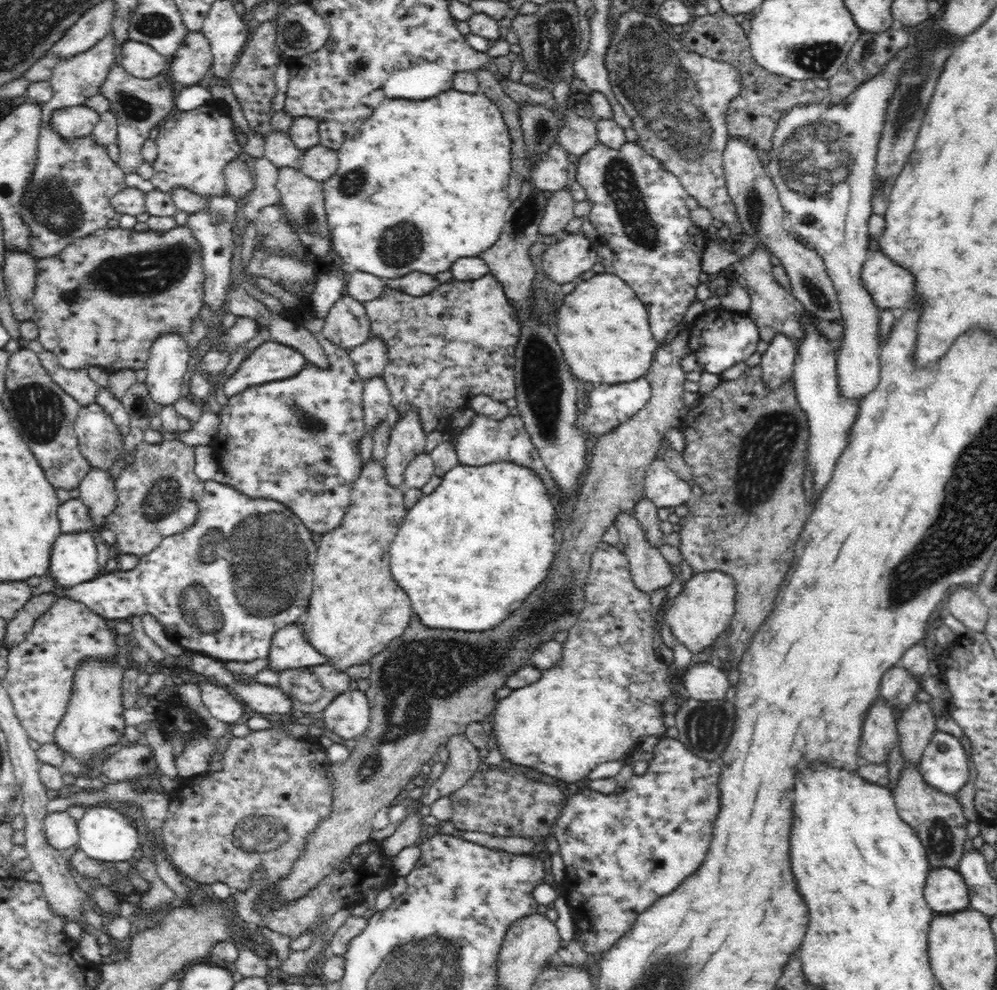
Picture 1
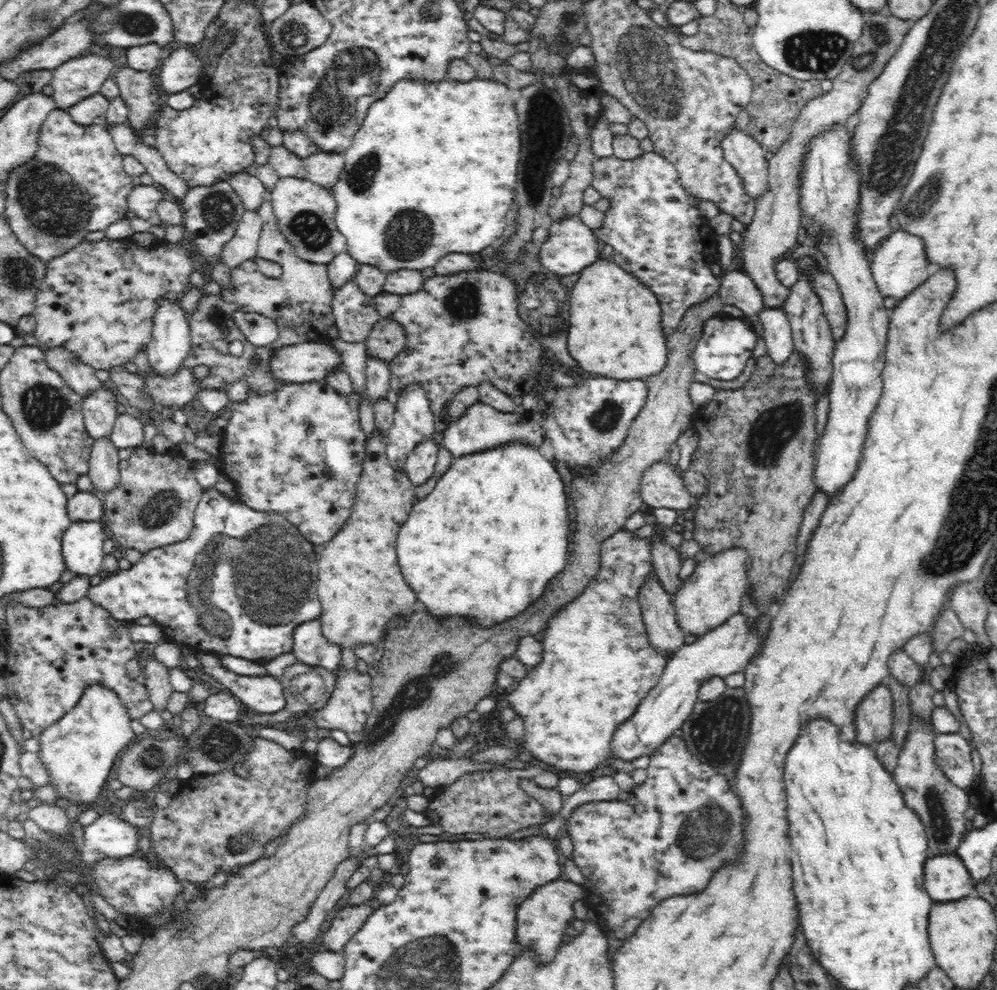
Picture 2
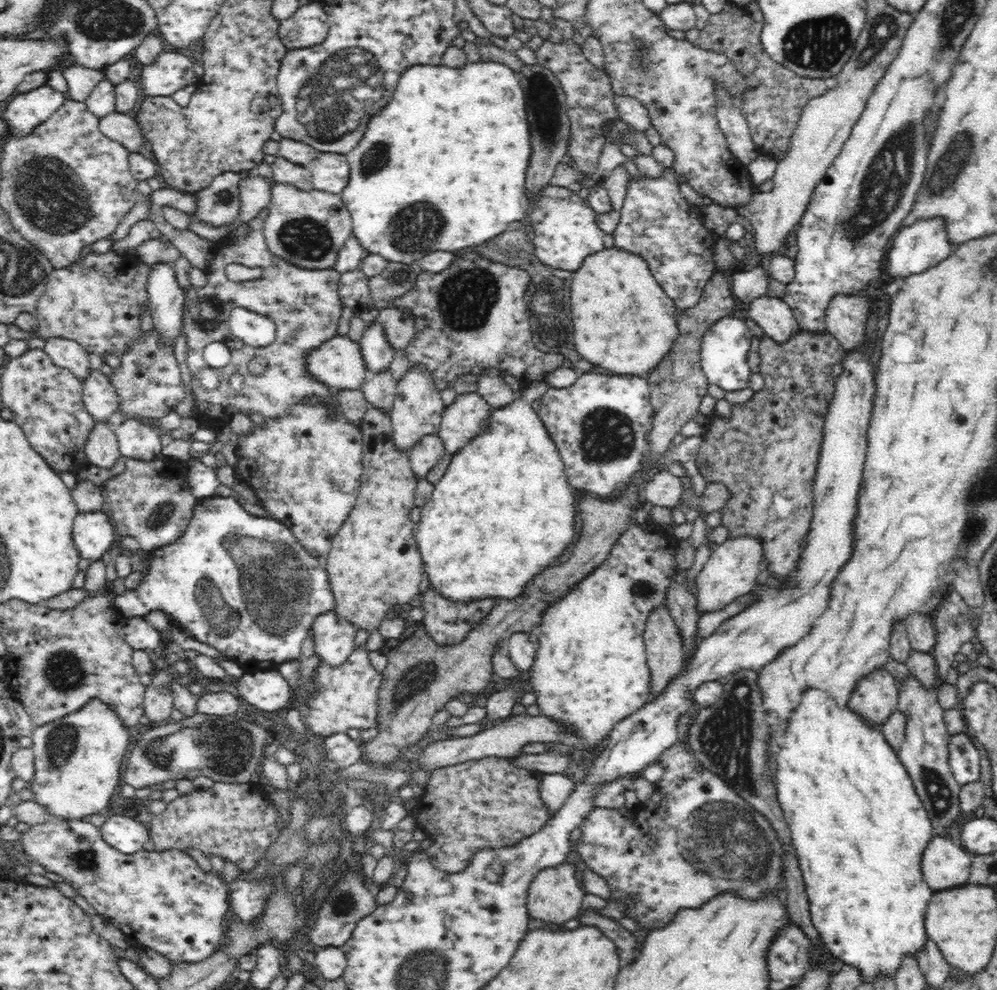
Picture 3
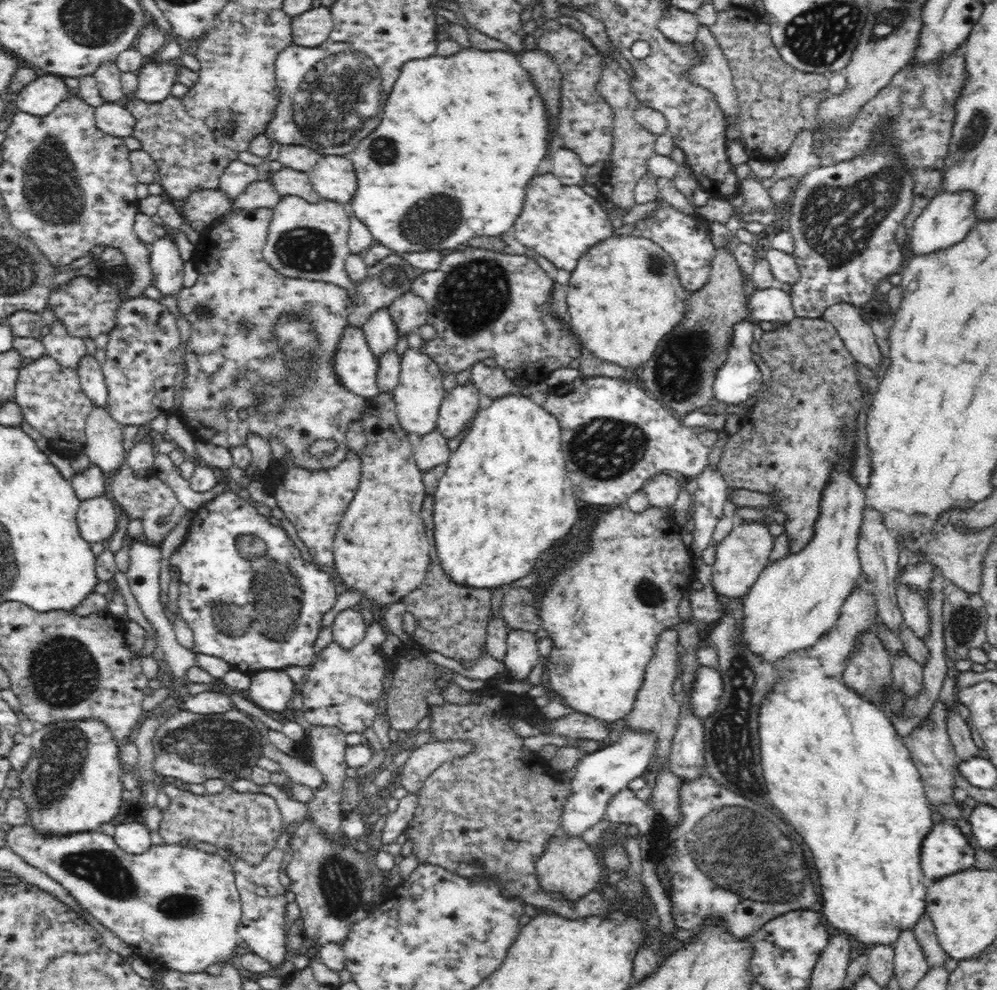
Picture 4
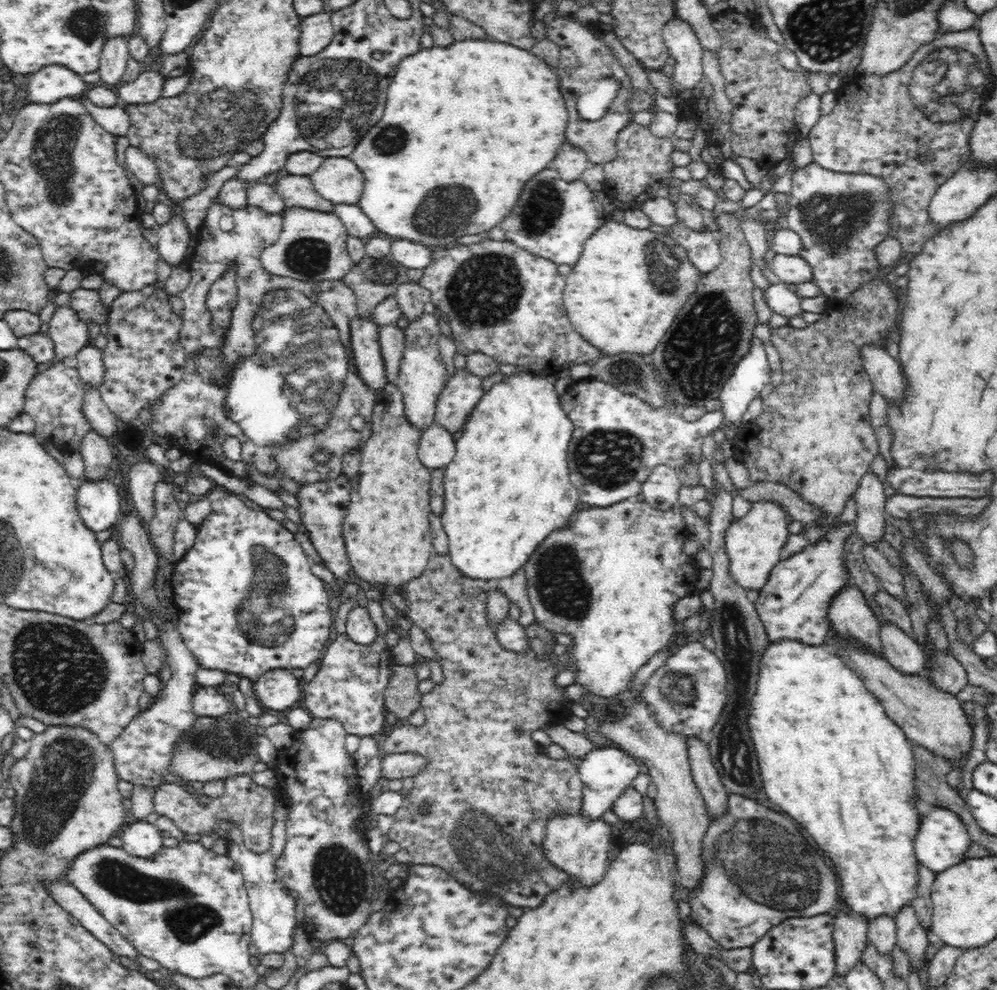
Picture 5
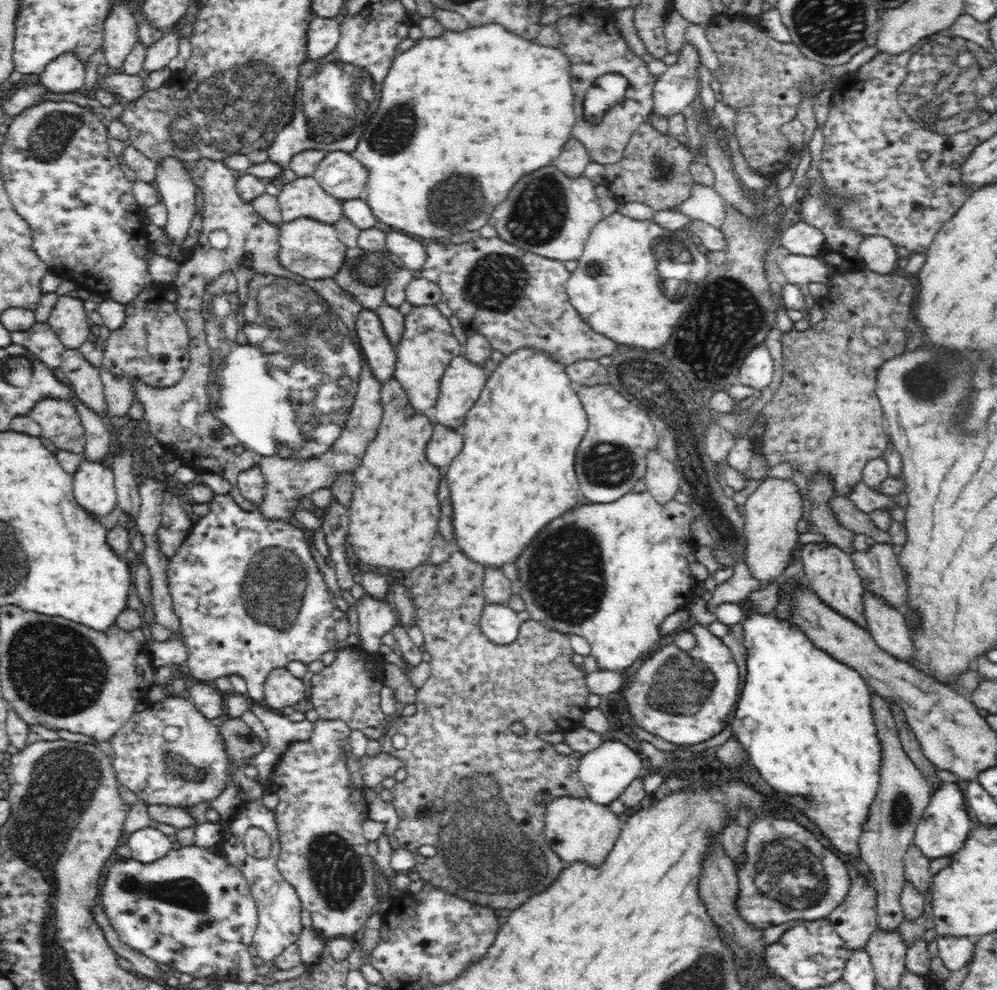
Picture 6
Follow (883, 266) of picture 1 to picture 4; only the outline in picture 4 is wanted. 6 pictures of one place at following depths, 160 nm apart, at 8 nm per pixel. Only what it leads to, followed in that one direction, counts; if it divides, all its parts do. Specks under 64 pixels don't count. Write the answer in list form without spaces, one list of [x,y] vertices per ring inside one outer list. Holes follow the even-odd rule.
[[[969,190],[962,192],[939,192],[932,197],[926,208],[916,217],[915,223],[908,231],[908,252],[914,256],[930,255],[934,252],[951,248],[960,243],[978,222],[975,216],[975,196]]]

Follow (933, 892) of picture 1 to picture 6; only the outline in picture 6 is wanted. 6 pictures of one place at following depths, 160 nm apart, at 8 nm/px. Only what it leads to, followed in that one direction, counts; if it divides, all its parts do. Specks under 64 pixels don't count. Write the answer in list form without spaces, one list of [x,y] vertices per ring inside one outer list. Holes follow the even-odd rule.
[[[941,782],[941,786],[933,790],[928,807],[917,822],[912,844],[930,860],[954,855],[964,846],[973,823],[973,817],[966,806],[964,792],[960,790],[959,784]]]

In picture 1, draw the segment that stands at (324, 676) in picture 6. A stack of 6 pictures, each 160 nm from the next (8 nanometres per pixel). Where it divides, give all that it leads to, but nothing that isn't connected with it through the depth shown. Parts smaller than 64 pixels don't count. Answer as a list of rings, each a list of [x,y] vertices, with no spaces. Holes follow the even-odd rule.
[[[358,689],[342,692],[322,711],[322,716],[325,729],[352,744],[369,728],[368,697]]]

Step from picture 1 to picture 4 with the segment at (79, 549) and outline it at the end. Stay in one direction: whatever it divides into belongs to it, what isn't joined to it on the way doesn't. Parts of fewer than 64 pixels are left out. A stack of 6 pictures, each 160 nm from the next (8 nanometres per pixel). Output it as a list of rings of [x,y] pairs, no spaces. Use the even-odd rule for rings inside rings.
[[[108,492],[90,500],[82,500],[76,515],[80,537],[90,544],[106,544],[116,533],[119,514],[118,507]]]

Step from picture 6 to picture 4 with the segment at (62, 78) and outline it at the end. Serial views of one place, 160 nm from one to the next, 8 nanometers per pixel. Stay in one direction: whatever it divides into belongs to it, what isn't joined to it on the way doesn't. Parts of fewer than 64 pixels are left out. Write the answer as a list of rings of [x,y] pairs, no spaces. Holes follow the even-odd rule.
[[[39,73],[34,82],[24,86],[20,92],[13,95],[13,98],[18,110],[43,117],[73,94],[74,92],[66,86],[62,77]]]

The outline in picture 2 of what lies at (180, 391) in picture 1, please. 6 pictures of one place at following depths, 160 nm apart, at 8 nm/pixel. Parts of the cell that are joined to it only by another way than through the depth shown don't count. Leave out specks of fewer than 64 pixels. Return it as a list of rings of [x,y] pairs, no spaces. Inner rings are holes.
[[[156,300],[156,315],[147,344],[150,369],[164,378],[183,367],[190,350],[190,331],[186,313],[178,300]]]

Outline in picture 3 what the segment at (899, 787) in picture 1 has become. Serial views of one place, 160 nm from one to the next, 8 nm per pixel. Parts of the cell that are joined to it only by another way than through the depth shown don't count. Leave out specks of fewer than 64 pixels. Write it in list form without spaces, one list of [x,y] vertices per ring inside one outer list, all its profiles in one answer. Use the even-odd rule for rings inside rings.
[[[911,674],[899,683],[899,705],[897,710],[905,715],[906,732],[904,743],[897,751],[900,763],[906,768],[908,777],[914,784],[916,795],[920,797],[924,809],[931,820],[934,833],[946,836],[956,816],[960,814],[959,793],[961,784],[954,778],[948,758],[950,740],[944,723],[944,709],[938,703],[937,686],[924,688]]]

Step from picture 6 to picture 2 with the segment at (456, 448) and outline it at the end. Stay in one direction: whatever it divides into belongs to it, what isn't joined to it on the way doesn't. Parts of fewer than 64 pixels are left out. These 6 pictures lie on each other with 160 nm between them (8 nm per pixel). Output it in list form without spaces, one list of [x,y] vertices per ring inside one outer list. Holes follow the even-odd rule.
[[[426,440],[420,442],[406,458],[402,471],[408,475],[414,486],[424,484],[426,480],[433,476],[435,464],[437,463],[437,454],[441,444]]]

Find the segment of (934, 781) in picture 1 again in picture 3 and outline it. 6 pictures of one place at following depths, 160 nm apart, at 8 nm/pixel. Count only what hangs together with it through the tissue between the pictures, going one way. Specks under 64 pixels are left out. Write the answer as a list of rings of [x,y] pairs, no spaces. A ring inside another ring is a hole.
[[[964,733],[952,736],[948,761],[954,778],[961,785],[974,782],[981,776],[979,751]]]

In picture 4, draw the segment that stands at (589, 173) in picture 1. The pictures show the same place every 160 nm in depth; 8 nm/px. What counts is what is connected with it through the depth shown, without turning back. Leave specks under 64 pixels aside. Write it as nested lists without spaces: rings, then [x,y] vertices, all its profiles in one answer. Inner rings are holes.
[[[657,196],[657,202],[659,203],[655,211],[649,217],[634,223],[631,235],[642,236],[664,249],[676,266],[676,275],[682,288],[688,293],[696,293],[708,283],[717,249],[711,237],[703,233],[706,224],[702,220],[676,209],[659,196]]]

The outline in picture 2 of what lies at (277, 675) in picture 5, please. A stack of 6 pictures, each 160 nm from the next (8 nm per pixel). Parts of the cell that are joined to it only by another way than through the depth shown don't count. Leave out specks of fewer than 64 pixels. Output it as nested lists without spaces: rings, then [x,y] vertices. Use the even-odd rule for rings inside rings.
[[[198,652],[193,658],[199,660],[200,672],[208,674],[222,686],[226,686],[236,698],[239,698],[253,712],[274,714],[285,706],[283,686],[277,675],[242,676],[224,668],[211,652]]]

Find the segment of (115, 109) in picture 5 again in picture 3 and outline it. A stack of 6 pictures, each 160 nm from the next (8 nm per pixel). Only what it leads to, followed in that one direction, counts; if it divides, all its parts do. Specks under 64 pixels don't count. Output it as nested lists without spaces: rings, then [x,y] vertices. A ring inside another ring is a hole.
[[[115,110],[99,118],[100,130],[112,140],[124,145],[129,152],[144,152],[144,139],[138,121]]]

